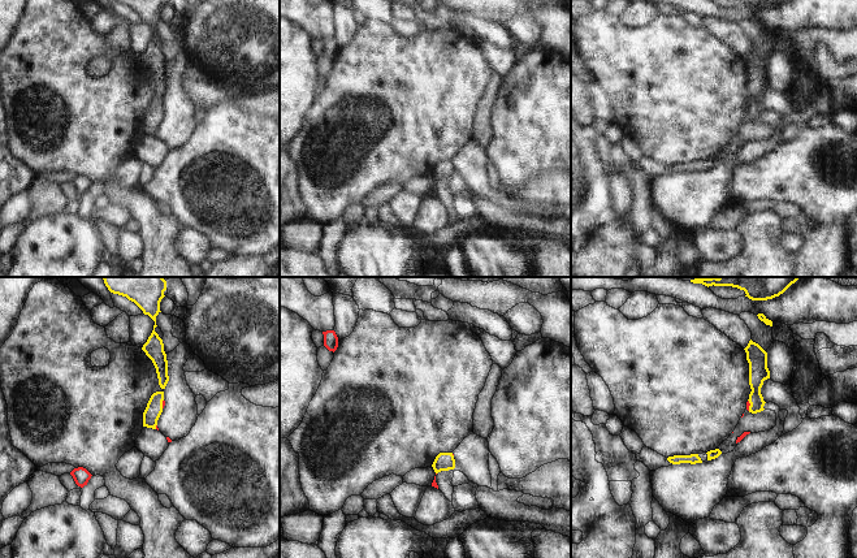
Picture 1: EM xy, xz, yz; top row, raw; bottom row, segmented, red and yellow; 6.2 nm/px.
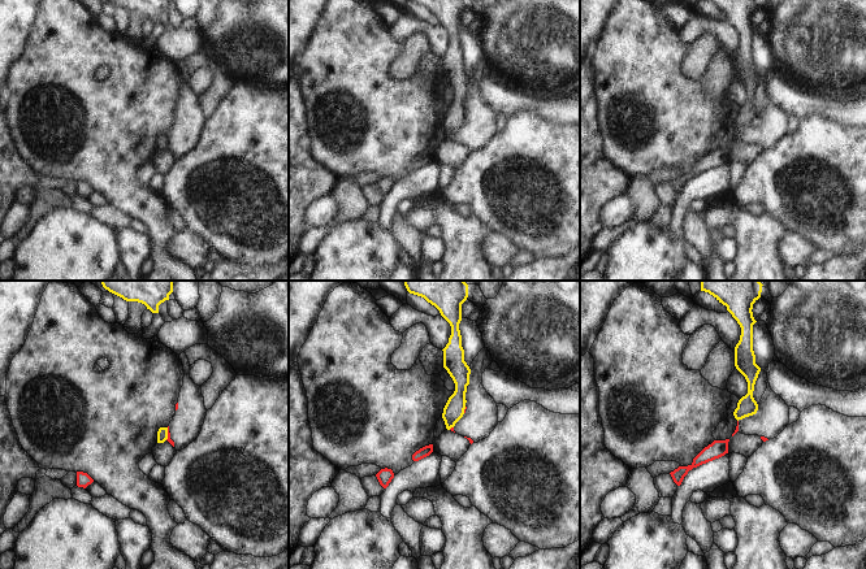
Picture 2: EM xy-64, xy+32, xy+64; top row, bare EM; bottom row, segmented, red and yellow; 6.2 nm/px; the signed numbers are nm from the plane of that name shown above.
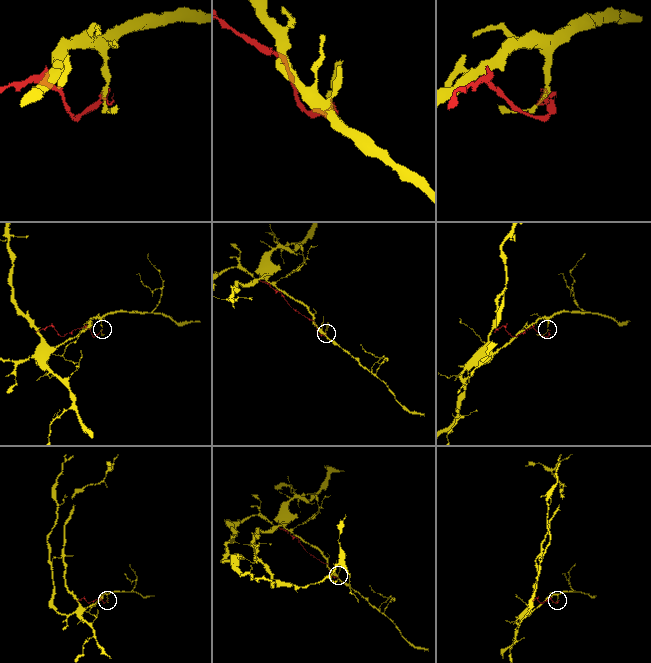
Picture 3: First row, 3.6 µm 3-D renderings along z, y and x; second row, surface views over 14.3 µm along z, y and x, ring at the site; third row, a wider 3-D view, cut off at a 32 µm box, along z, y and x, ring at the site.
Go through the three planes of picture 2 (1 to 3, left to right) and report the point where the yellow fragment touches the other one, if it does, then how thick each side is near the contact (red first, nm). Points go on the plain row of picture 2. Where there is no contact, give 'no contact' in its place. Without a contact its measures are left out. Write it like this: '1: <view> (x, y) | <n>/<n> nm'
1: xy-64 (168, 143) | 20/60 nm
2: xy+32 (464, 118) | 20/130 nm
3: no contact

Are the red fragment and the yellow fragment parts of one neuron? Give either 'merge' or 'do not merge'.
do not merge

